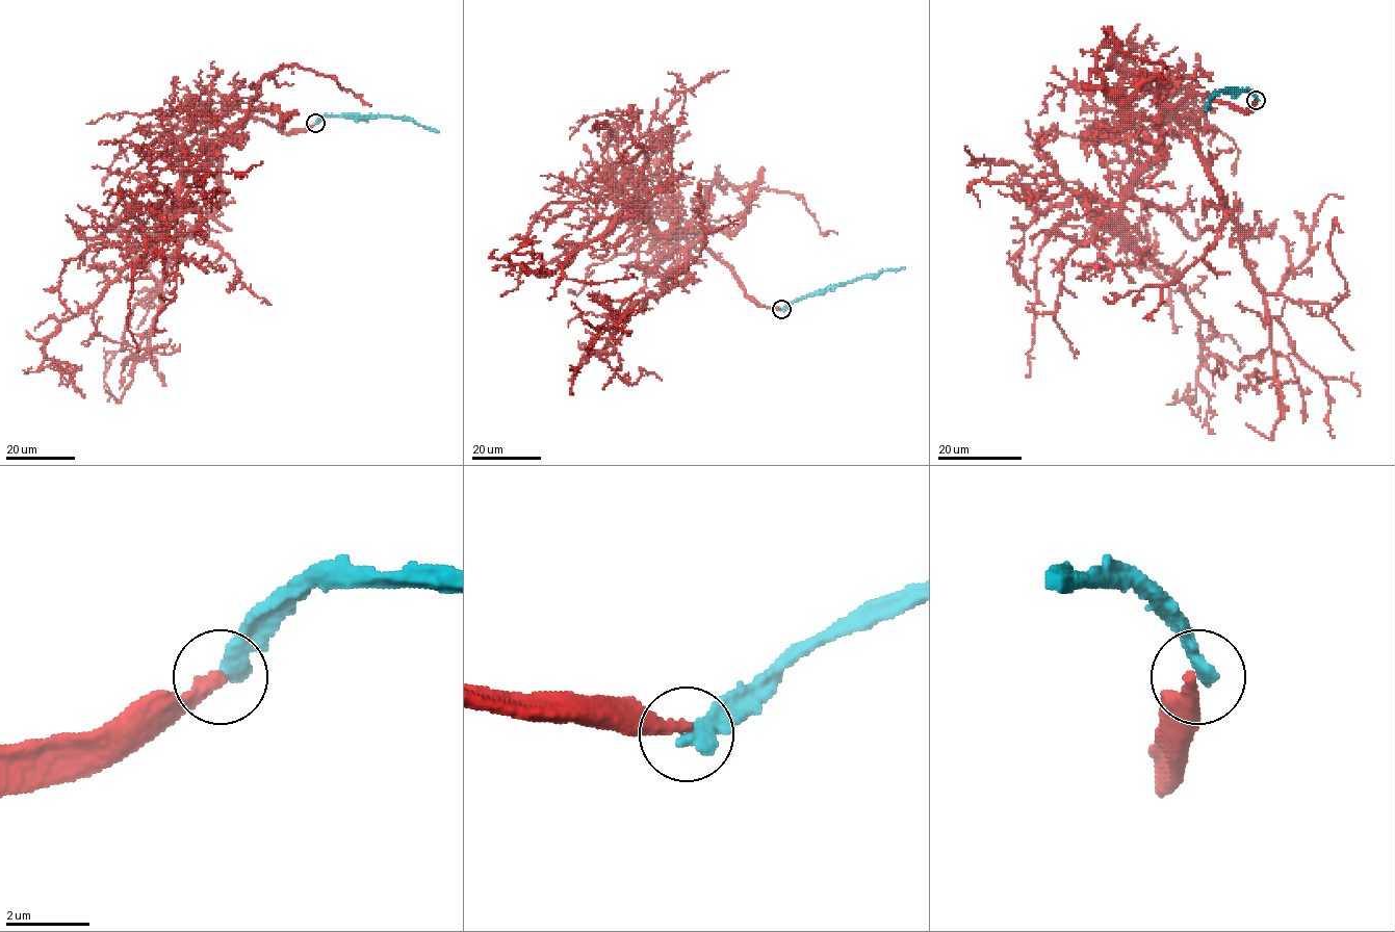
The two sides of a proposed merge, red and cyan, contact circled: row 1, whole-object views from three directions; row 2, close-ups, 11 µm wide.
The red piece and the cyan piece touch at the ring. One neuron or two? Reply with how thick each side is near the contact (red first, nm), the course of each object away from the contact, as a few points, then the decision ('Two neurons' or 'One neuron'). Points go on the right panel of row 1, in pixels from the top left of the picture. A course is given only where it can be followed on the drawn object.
Thickness 320 nm (red) against 420 nm. Course of red: (1257, 100), (1168, 107), (1164, 154), (1121, 212), (1214, 330), (1188, 391), (1199, 408). Course of cyan: (1257, 99), (1253, 92), (1219, 91), (1208, 99), (1204, 108). Two neurons

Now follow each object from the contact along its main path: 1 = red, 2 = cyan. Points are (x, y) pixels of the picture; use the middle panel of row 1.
1: (781, 309), (751, 300), (689, 231), (663, 234), (636, 199), (552, 273), (508, 255), (540, 254), (526, 263)
2: (781, 309), (793, 302), (856, 279), (876, 277), (882, 269), (905, 266)

